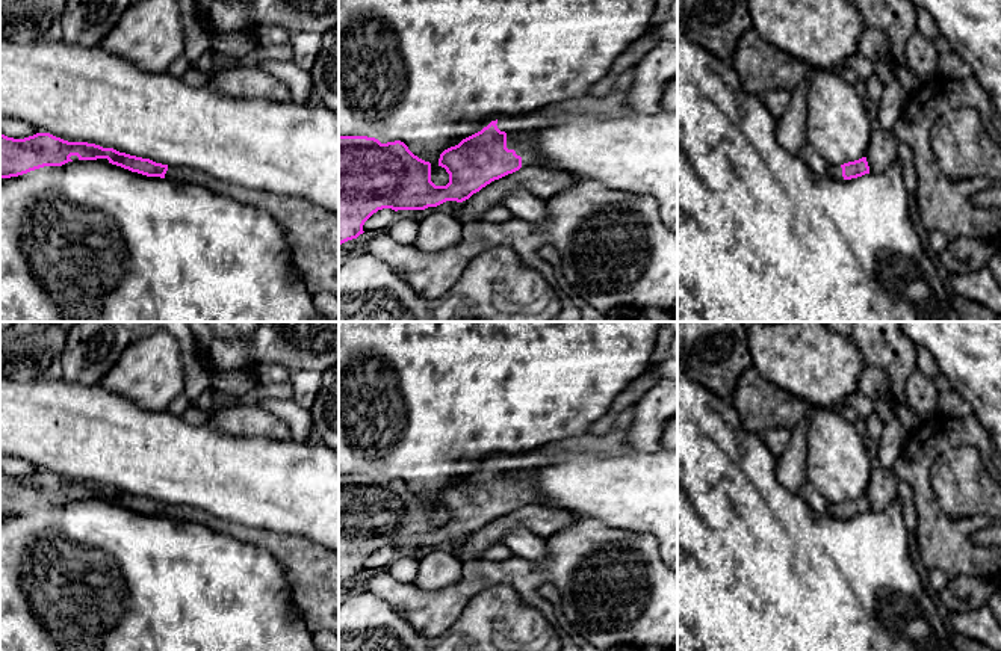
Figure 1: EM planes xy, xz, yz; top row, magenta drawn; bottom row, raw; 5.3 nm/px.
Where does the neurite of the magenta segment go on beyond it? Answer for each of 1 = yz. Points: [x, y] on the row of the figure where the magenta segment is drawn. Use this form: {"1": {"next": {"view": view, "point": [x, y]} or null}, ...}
{"1": {"next": {"view": "yz", "point": [833, 171]}}}

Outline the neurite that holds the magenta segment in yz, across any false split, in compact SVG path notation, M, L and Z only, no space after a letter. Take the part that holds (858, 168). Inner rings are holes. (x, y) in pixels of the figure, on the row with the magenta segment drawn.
M866 157L844 165L827 165L826 177L835 180L851 180L869 174Z

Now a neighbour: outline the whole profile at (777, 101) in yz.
M776 89L762 97L764 104L777 122L788 110L792 100L792 92L788 89Z

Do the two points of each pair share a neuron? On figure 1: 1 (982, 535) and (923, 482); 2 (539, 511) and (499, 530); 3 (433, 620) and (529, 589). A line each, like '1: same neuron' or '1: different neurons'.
1: different neurons
2: same neuron
3: same neuron

